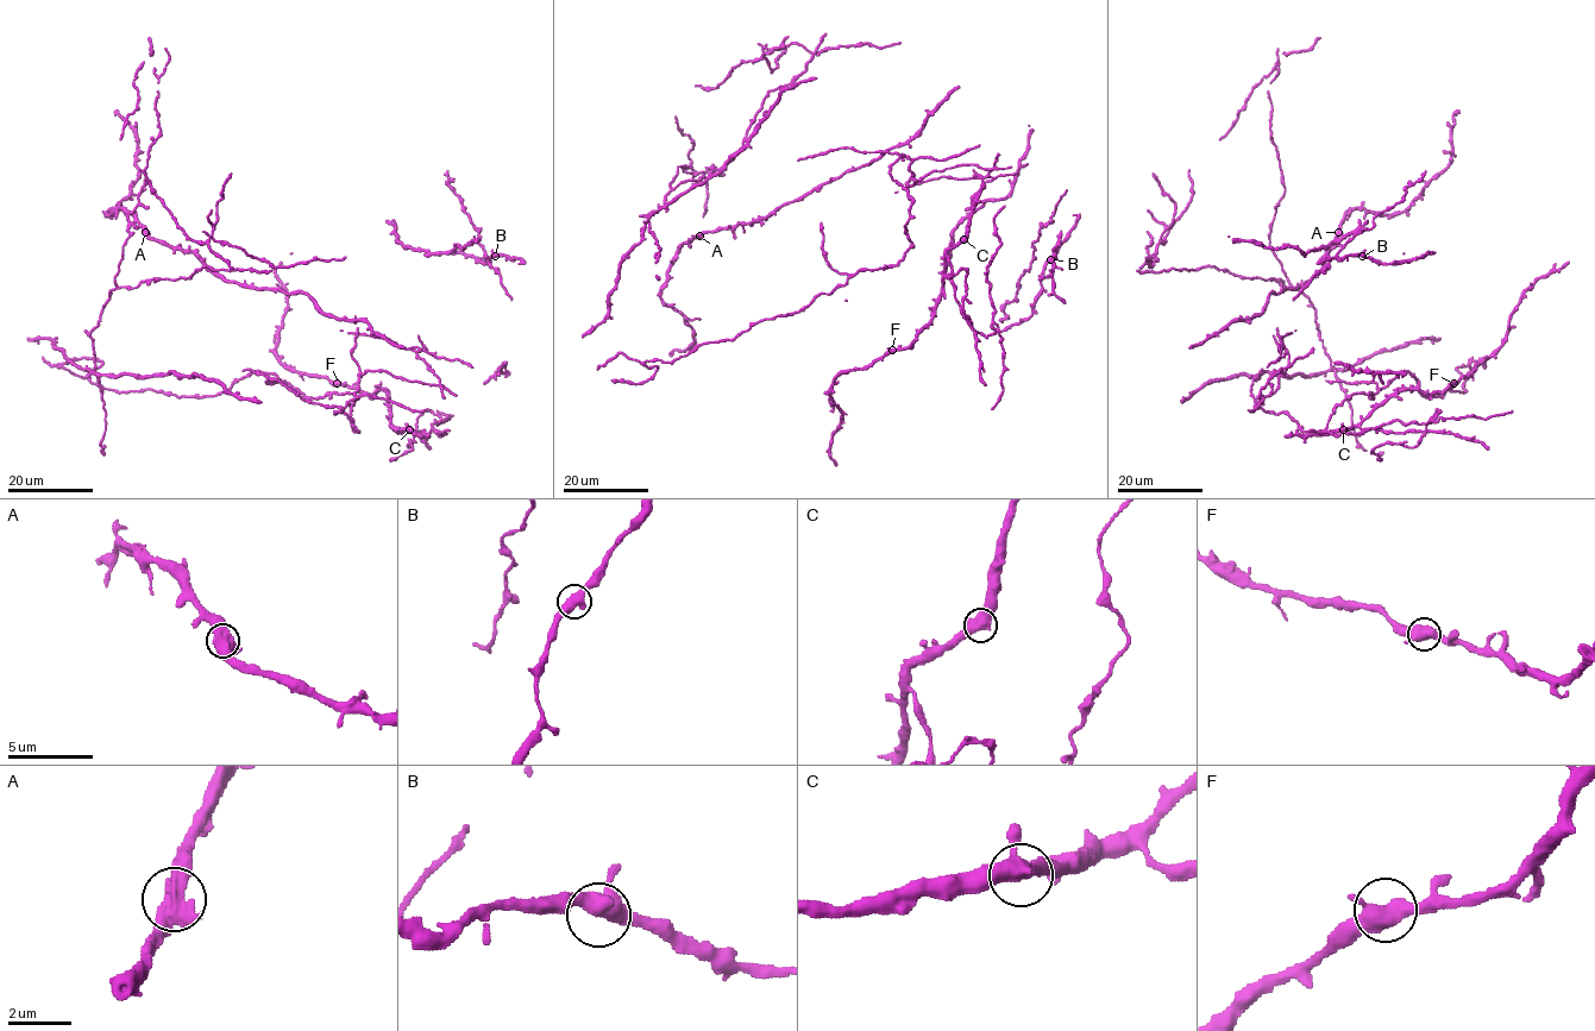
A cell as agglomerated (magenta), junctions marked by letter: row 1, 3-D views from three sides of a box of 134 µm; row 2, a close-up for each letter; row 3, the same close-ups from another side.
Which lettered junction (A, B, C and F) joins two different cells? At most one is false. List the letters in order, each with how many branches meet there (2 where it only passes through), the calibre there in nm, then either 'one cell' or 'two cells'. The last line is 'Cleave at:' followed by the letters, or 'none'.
A: 3 branches meet; 550 nm thick; one cell
B: 3 branches meet; 480 nm thick; one cell
C: 3 branches meet; 500 nm thick; one cell
F: 3 branches meet; 460 nm thick; one cell
Cleave at: none

